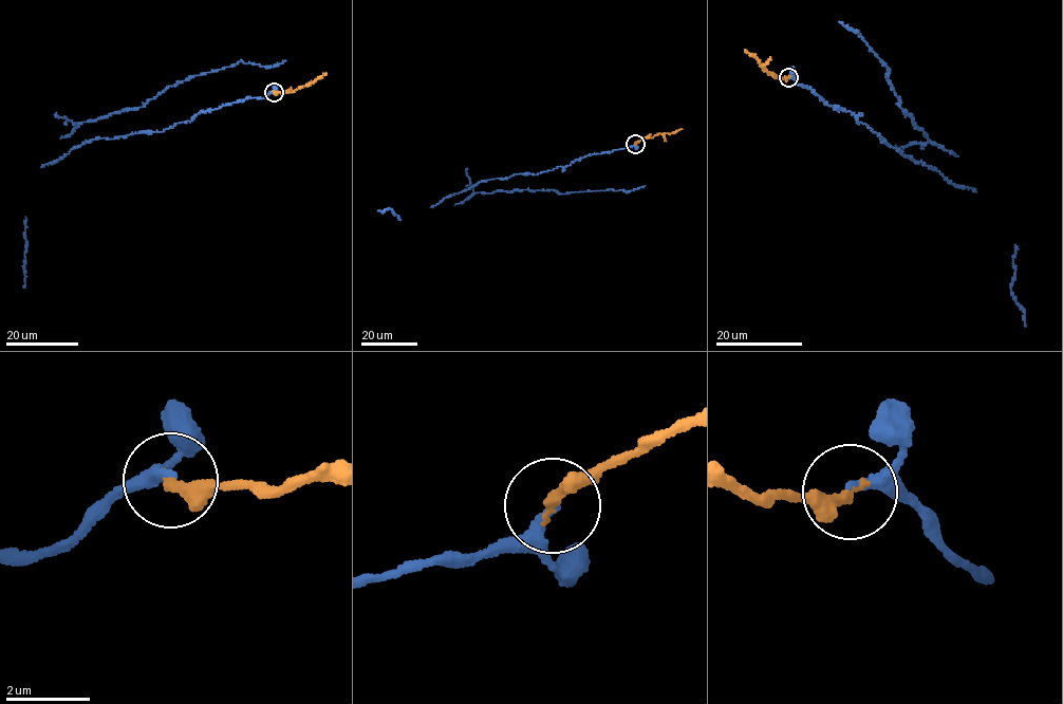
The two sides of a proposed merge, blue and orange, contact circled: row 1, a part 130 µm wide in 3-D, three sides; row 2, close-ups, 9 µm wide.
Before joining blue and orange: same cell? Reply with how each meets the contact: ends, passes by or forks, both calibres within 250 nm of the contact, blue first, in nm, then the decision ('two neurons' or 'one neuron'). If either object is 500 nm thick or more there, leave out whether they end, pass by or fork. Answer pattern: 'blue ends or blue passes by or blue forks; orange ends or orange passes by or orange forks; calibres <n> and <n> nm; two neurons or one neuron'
blue passes by; orange ends; calibres 190 and 280 nm; one neuron

